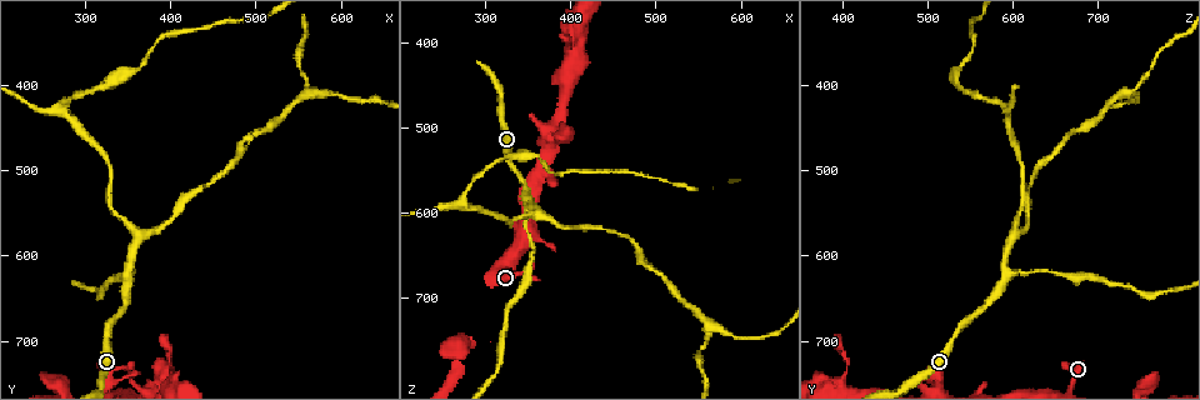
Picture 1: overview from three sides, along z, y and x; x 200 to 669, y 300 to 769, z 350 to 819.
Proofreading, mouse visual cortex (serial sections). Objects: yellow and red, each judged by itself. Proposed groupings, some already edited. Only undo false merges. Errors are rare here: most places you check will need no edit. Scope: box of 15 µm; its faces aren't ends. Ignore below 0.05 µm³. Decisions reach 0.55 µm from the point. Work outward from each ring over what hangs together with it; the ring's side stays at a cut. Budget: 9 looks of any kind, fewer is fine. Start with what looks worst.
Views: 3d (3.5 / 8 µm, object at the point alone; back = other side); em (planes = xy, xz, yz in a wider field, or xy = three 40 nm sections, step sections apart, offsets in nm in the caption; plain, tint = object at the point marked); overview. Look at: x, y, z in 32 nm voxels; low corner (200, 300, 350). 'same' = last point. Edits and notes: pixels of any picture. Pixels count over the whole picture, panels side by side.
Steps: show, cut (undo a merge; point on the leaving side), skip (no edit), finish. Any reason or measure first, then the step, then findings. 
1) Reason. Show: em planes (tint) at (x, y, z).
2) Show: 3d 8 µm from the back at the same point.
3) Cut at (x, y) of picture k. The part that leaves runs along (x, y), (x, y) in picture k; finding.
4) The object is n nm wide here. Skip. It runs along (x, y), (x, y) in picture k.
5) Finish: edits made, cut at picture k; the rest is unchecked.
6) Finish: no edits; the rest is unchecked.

Sharp bend. Show: 3d 3.5 µm from the back at (405, 750, 400).

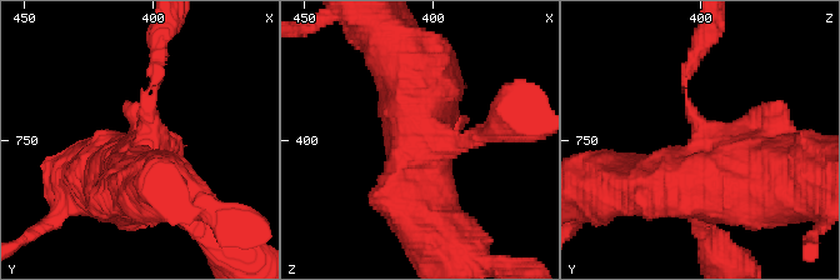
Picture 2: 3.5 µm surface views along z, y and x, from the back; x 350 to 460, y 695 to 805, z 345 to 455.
3 arms meet here; the arms are 100, 800, 900 nm wide. Show: em xy step 1 (tint) at (402, 749, 399).

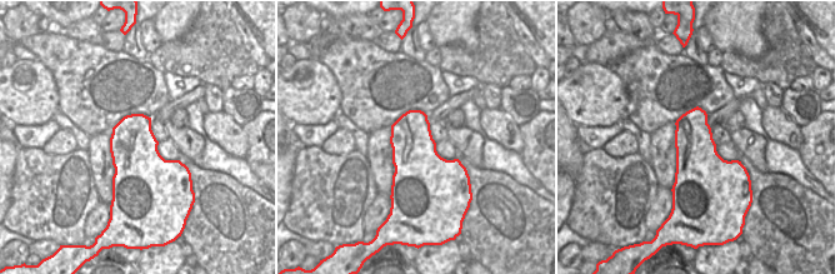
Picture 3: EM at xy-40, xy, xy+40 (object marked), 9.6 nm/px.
Skip. It runs along (144, 184), (140, 169), (155, 61) in picture 2; all the same cell.

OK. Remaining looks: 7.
Two arms in line, one across. Show: 3d 3.5 µm at (345, 620, 590).

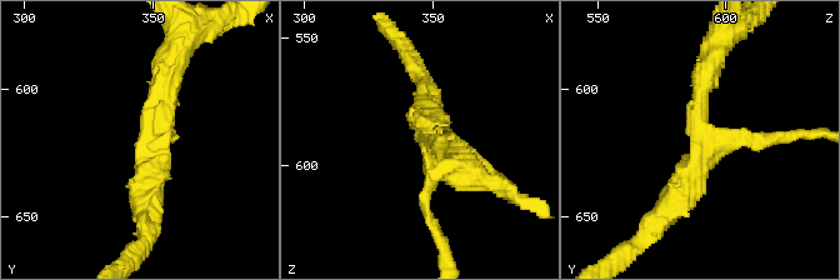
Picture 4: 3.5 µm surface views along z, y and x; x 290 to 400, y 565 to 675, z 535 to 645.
Skip. It runs along (663, 216), (704, 151), (710, 68) in picture 4; all the same cell.

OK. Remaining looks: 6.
Three-way junction. Show: 3d 3.5 µm from the back at (560, 410, 730).

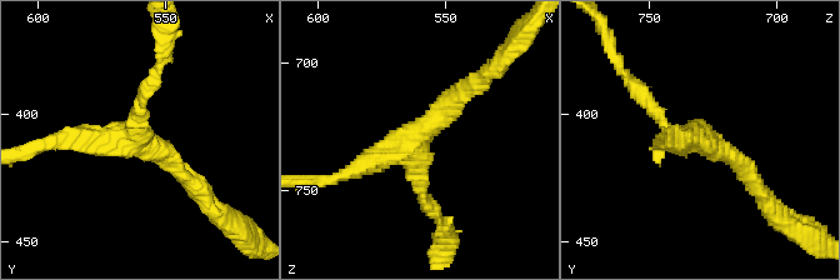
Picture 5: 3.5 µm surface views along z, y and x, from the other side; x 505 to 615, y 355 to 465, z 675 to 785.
Show: em planes (tint) at (562, 409, 731).

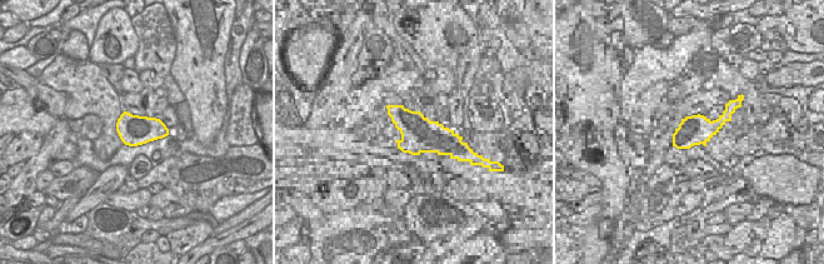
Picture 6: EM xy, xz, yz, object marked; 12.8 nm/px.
The arms are 200, 250, 250 nm wide. Skip. Continuous, no second cell.

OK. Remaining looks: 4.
Sharp bend. Show: 3d 8 µm at (275, 430, 590).

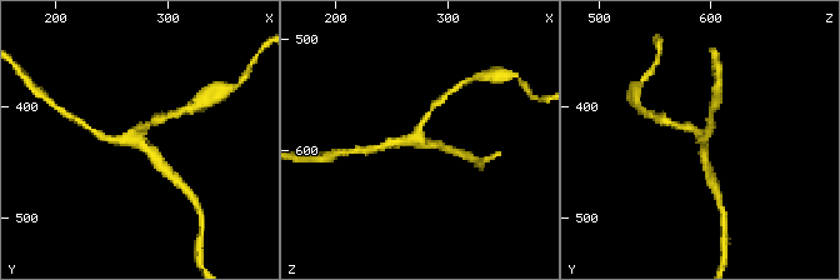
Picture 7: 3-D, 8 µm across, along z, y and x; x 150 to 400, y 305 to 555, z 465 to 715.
Now the EM. Show: em xy step 5 (tint) at (272, 428, 592).

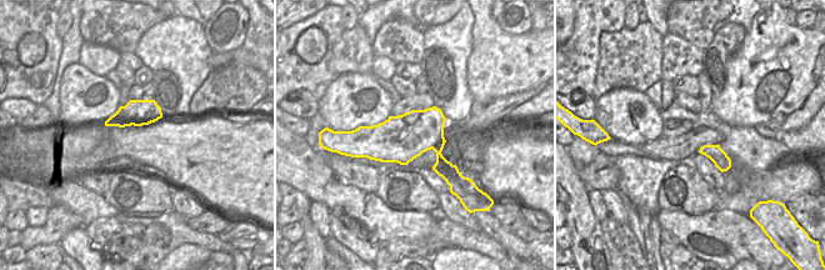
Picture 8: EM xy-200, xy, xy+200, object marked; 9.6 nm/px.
3 arms meet here. Skip. It runs along (708, 166), (696, 129), (676, 126) in picture 7; all the same cell.

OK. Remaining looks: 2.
Finish: no edits; the rest is unchecked.

